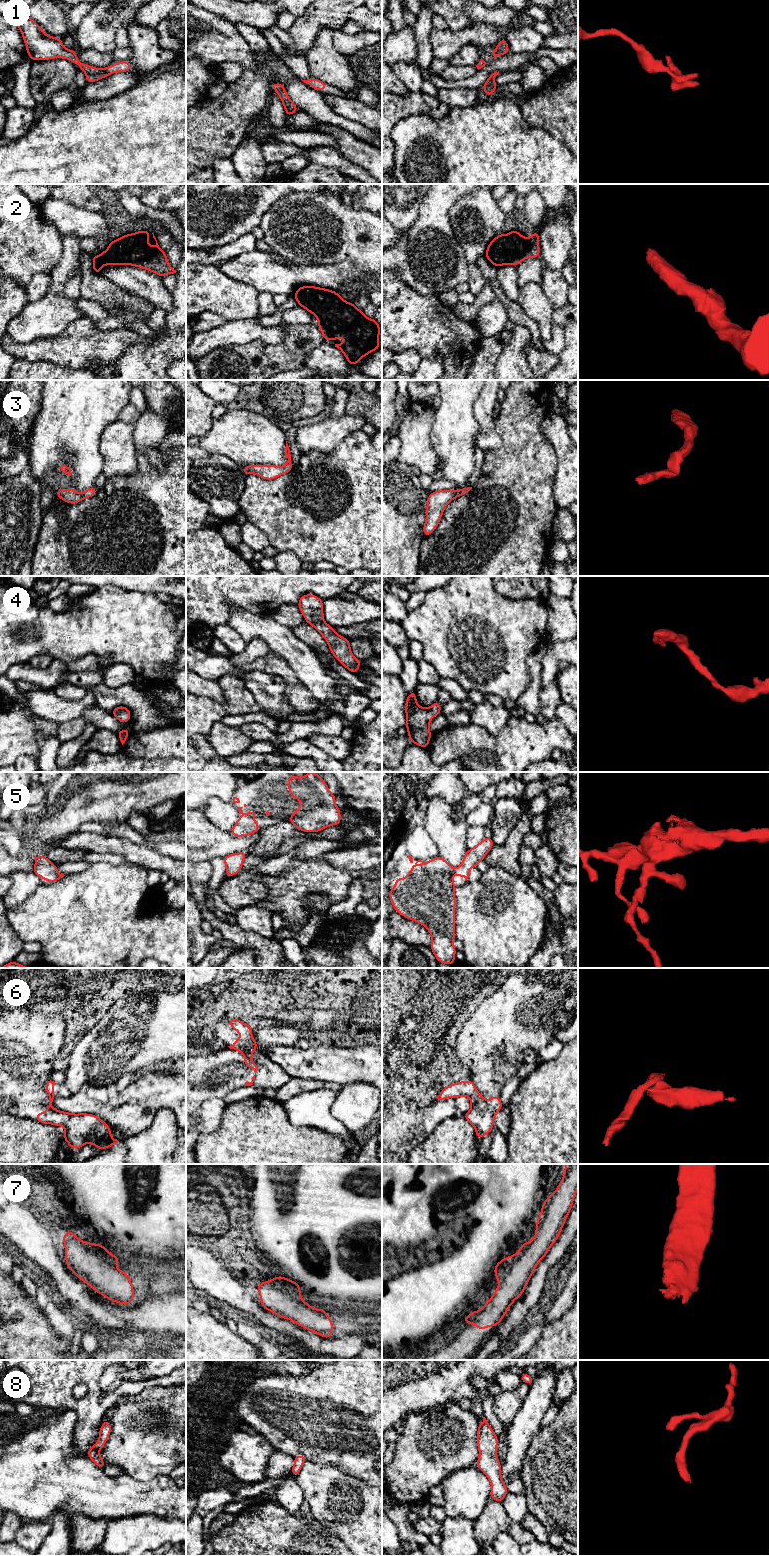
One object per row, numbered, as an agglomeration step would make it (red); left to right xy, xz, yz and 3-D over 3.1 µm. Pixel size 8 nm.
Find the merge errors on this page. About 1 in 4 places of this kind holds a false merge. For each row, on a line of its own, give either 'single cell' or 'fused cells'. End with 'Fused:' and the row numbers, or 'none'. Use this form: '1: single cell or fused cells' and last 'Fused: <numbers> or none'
1: single cell
2: single cell
3: single cell
4: single cell
5: single cell
6: fused cells
7: single cell
8: single cell
Fused: 6

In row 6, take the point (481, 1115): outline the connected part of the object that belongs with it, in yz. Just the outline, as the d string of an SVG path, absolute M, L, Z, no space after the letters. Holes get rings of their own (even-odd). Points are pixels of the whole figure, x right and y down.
M477 1090L471 1095L470 1101L471 1108L463 1117L474 1126L477 1139L480 1140L494 1127L495 1115L503 1108L503 1105L500 1101L500 1095L486 1100Z

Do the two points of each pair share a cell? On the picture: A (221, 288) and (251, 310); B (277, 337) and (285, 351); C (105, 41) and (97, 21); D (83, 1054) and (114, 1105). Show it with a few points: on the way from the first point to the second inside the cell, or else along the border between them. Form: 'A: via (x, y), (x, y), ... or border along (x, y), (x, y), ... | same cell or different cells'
A: via (228, 293), (244, 305) | same cell
B: border along (286, 325), (281, 341), (257, 340) | different cells
C: via (100, 36), (97, 33), (97, 26) | same cell
D: border along (86, 1082), (94, 1084) | different cells

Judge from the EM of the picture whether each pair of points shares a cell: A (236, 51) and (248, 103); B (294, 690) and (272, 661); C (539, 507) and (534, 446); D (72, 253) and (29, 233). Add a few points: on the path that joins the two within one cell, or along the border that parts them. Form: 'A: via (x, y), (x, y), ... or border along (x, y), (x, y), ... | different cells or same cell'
A: border along (244, 69), (255, 71), (266, 77) | different cells
B: via (292, 683), (279, 668) | same cell
C: via (534, 492), (534, 461) | same cell
D: border along (62, 233), (62, 255), (53, 270) | different cells

